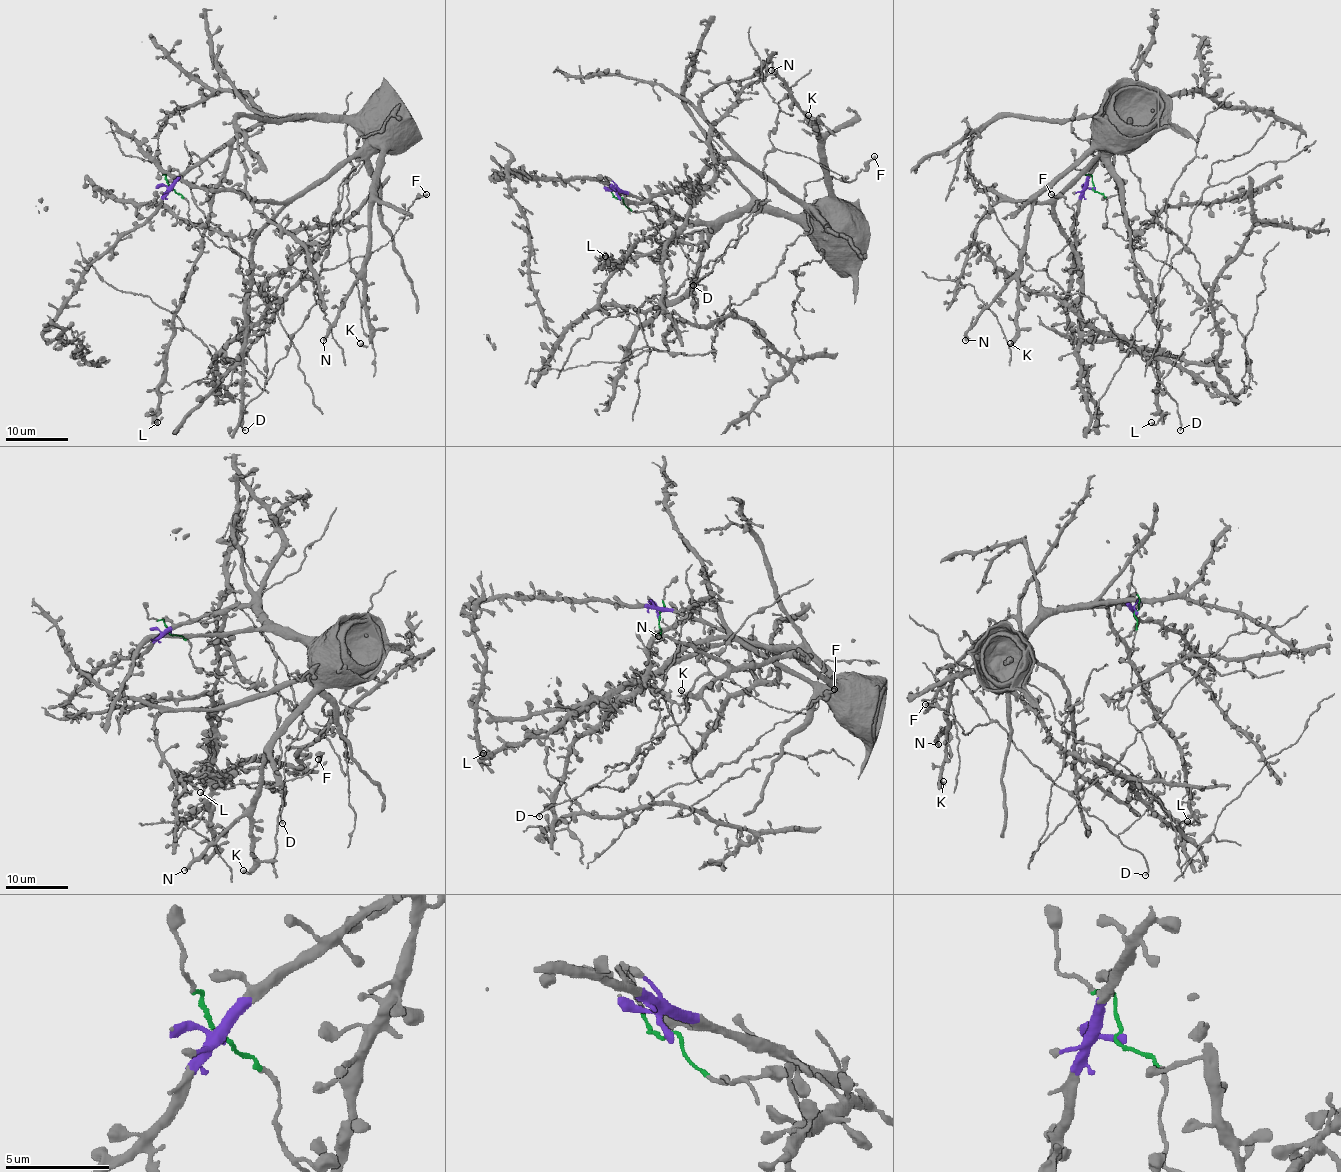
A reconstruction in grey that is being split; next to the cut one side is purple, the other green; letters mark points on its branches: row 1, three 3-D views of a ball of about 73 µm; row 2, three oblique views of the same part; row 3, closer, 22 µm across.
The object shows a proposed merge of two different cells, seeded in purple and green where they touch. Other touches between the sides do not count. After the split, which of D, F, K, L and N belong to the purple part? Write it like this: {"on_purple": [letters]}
{"on_purple": ["K", "L", "N"]}

